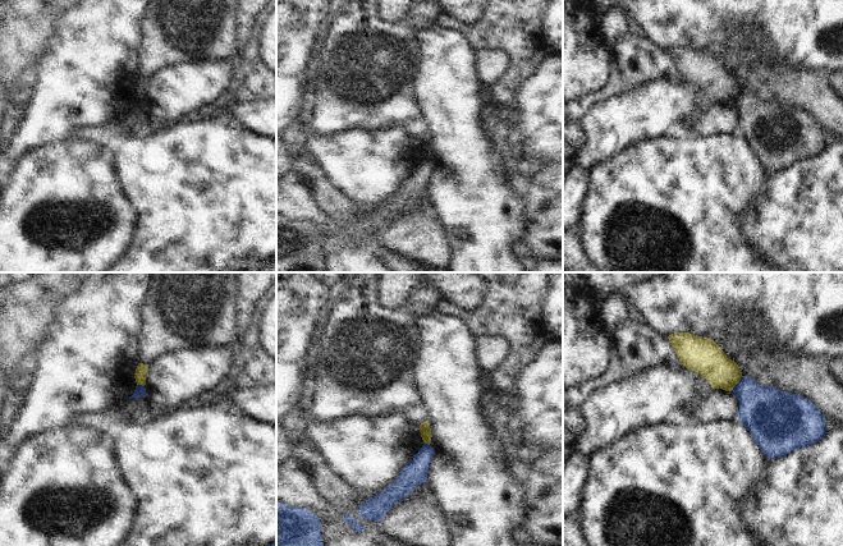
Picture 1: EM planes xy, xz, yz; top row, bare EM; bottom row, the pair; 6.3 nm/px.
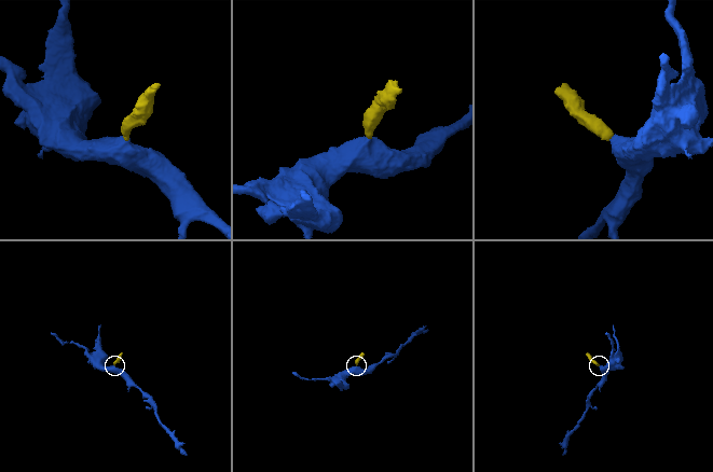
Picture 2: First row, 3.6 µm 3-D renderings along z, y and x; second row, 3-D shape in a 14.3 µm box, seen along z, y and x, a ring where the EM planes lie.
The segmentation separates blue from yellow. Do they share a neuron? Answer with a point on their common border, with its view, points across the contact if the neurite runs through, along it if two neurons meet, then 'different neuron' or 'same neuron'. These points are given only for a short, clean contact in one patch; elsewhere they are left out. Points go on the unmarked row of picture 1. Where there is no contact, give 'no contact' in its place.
meets blue in yz at (737, 97); border along yz (742, 90), (731, 104); different neuron

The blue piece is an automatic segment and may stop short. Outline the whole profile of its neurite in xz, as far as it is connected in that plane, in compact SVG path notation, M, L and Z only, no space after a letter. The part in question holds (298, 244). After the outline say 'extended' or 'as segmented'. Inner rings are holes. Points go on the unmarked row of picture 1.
M276 215L276 272L327 272L315 226Z; as segmented

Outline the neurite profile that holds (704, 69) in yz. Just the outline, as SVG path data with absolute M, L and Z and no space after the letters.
M674 46L668 52L681 77L706 92L713 102L732 105L739 96L738 78L713 52L689 46Z

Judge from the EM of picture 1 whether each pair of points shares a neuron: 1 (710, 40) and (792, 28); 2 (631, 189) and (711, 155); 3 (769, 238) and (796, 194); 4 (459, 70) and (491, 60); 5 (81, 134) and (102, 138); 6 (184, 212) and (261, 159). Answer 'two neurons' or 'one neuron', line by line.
1: one neuron
2: one neuron
3: one neuron
4: two neurons
5: one neuron
6: one neuron

